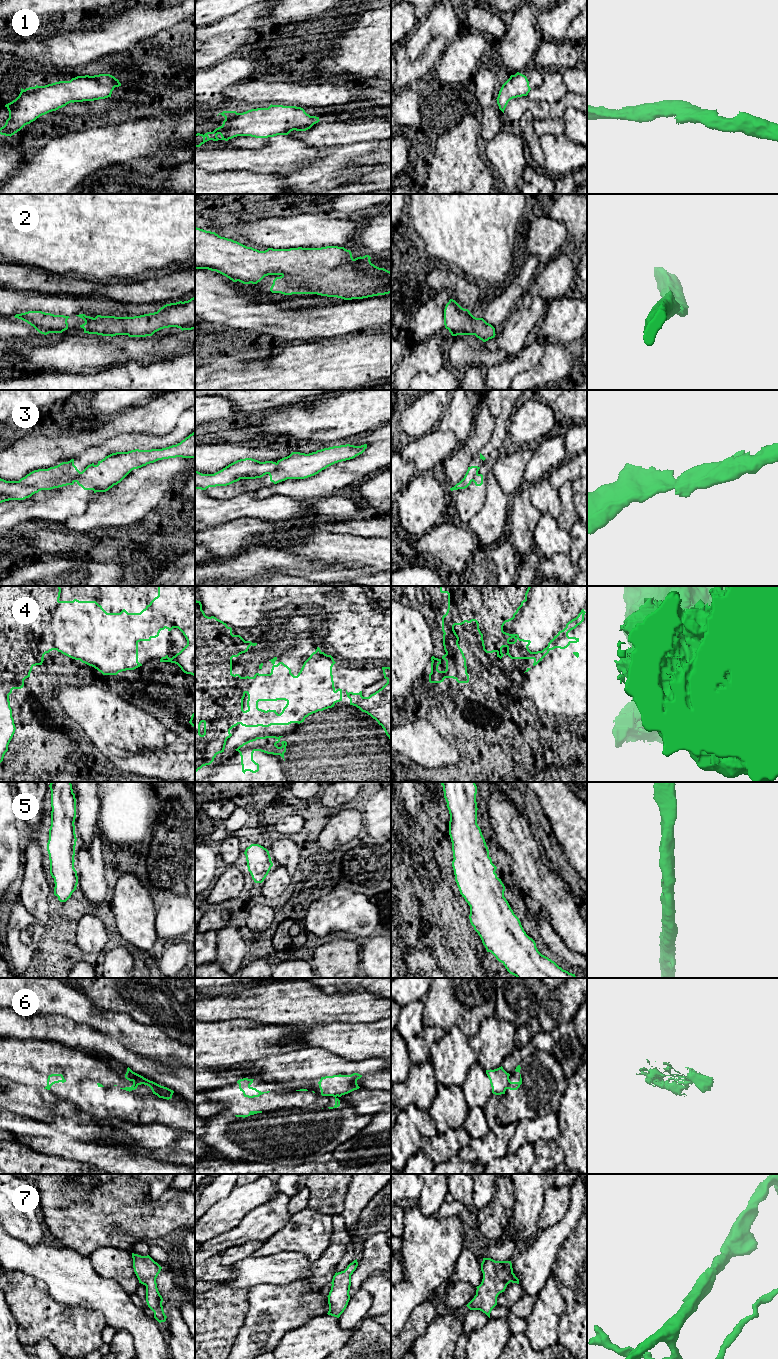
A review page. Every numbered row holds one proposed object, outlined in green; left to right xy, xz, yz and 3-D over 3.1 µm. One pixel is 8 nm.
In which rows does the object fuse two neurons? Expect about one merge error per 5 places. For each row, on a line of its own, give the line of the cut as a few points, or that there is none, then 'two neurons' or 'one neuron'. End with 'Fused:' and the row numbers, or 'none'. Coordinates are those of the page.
1: no cut | one neuron
2: no cut | one neuron
3: xy (81, 472), (69, 484) | two neurons
4: xy (59, 593), (53, 613), (44, 623), (48, 640), (42, 657) | two neurons
5: no cut | one neuron
6: xy (133, 1080), (147, 1080), (151, 1084) | two neurons
7: no cut | one neuron
Fused: 3, 4, 6

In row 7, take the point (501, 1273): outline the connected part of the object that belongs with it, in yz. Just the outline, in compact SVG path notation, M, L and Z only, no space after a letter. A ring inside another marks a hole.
M483 1258L481 1271L482 1282L476 1287L476 1295L466 1306L470 1310L480 1310L490 1318L492 1309L497 1305L498 1295L505 1291L510 1282L519 1284L519 1279L513 1273L511 1261Z

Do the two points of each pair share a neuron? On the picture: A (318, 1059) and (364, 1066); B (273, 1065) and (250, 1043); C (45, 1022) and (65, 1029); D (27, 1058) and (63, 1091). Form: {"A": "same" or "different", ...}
{"A": "same", "B": "different", "C": "same", "D": "same"}

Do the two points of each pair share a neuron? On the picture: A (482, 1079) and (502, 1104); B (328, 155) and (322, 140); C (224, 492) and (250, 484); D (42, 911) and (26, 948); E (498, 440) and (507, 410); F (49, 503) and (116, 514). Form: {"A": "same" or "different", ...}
{"A": "different", "B": "different", "C": "same", "D": "different", "E": "same", "F": "different"}

